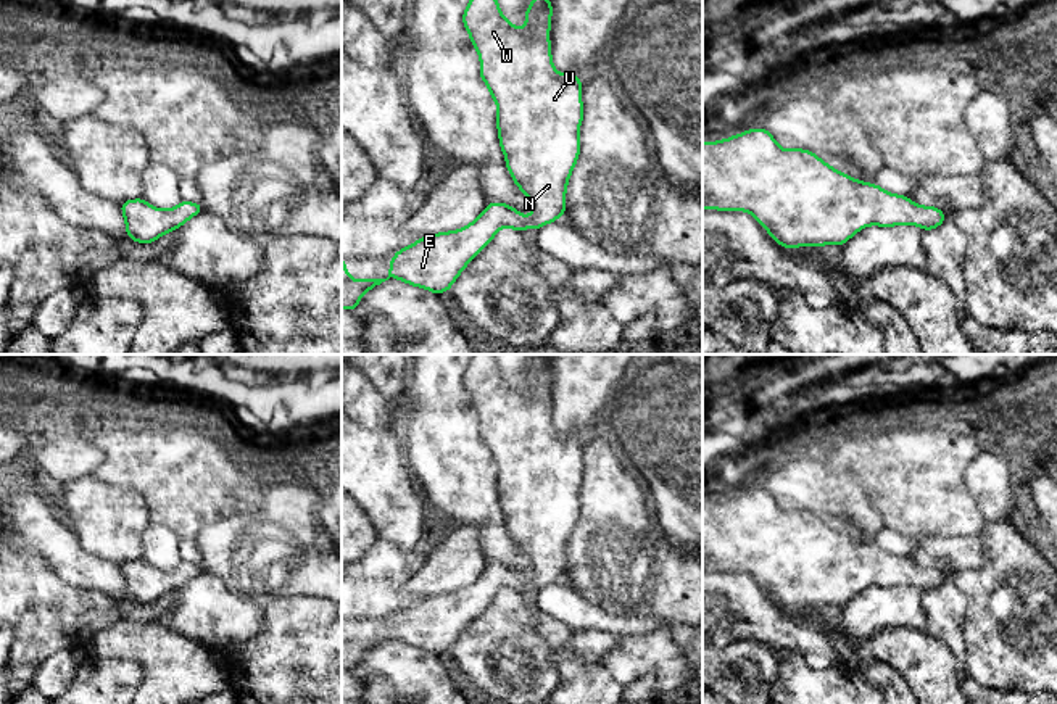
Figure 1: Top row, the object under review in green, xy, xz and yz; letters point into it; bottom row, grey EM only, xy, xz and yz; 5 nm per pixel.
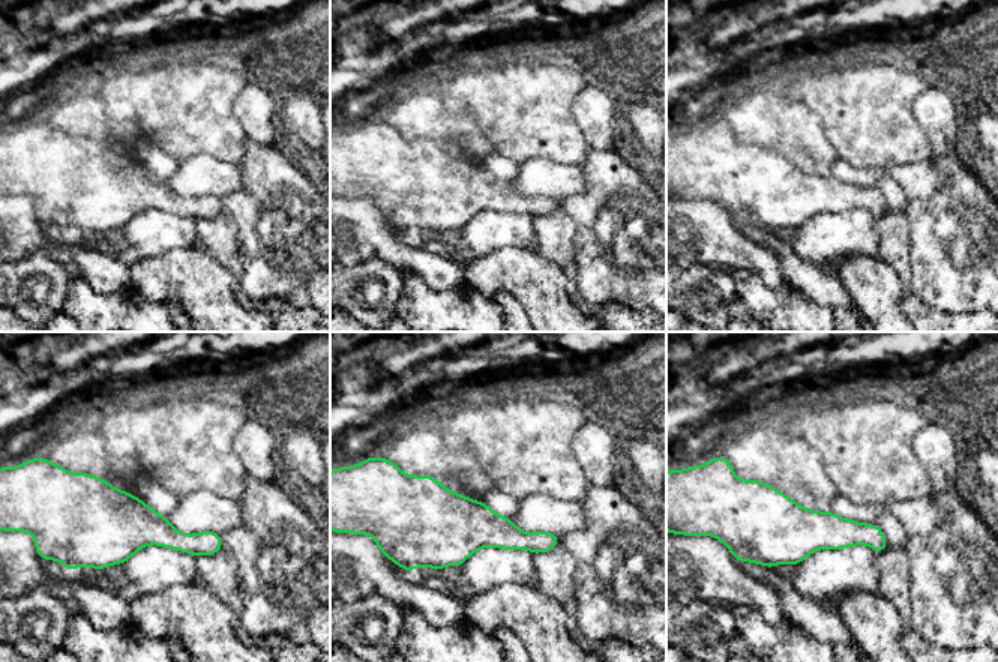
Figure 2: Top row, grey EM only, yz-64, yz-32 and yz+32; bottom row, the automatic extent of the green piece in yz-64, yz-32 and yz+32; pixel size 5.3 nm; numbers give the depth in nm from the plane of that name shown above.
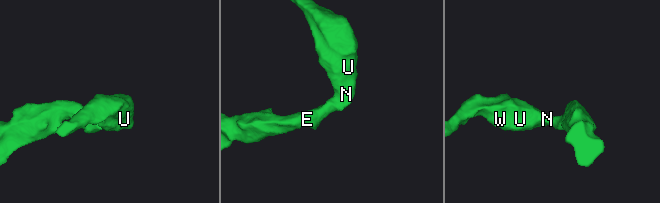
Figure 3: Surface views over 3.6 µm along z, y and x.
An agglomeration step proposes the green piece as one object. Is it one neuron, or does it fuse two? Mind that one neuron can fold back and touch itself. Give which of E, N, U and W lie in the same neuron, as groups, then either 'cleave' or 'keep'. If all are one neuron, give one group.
E N U W; keep

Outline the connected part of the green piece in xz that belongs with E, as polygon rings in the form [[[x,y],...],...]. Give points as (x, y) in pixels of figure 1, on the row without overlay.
[[[474,354],[469,366],[467,366],[467,369],[466,369],[466,372],[464,372],[464,375],[462,375],[464,388],[466,388],[467,395],[470,396],[472,406],[474,406],[474,409],[477,411],[477,414],[480,417],[480,432],[479,432],[480,438],[487,445],[490,454],[491,454],[491,458],[493,458],[493,461],[498,467],[496,487],[498,487],[499,506],[501,506],[501,511],[503,511],[504,519],[506,519],[506,528],[508,528],[511,538],[514,540],[516,546],[519,548],[519,551],[522,551],[528,557],[528,561],[533,567],[533,574],[530,577],[522,577],[517,570],[514,570],[512,567],[509,567],[506,564],[488,564],[487,569],[483,570],[483,574],[474,583],[467,585],[466,588],[458,590],[458,591],[451,591],[451,593],[440,593],[440,594],[427,596],[427,598],[419,599],[412,606],[409,606],[403,611],[398,611],[396,615],[388,622],[390,623],[390,633],[388,633],[387,640],[356,641],[356,640],[348,636],[346,622],[342,620],[342,670],[356,672],[361,657],[367,651],[380,646],[382,643],[388,641],[390,638],[395,638],[395,640],[403,641],[403,643],[406,643],[409,646],[414,646],[414,648],[422,648],[422,649],[425,649],[429,652],[433,652],[433,654],[438,654],[438,656],[443,654],[443,652],[448,652],[450,648],[454,644],[454,641],[462,633],[462,630],[479,615],[479,612],[482,609],[485,609],[493,601],[493,598],[496,596],[496,593],[501,588],[511,588],[517,593],[522,593],[527,588],[533,588],[533,590],[538,591],[541,586],[546,586],[546,585],[559,580],[566,574],[566,549],[567,549],[567,545],[569,545],[570,533],[574,532],[577,519],[580,516],[578,491],[580,491],[580,485],[582,485],[582,480],[583,480],[583,464],[580,461],[580,456],[583,453],[583,448],[582,448],[580,440],[578,440],[577,435],[561,435],[554,430],[554,425],[553,425],[553,420],[551,420],[551,406],[549,406],[551,374],[553,374],[551,362],[545,356],[535,358],[530,362],[530,366],[525,372],[525,390],[522,391],[522,390],[516,388],[514,385],[511,385],[504,379],[504,375],[499,371],[499,366],[496,362],[495,354]]]

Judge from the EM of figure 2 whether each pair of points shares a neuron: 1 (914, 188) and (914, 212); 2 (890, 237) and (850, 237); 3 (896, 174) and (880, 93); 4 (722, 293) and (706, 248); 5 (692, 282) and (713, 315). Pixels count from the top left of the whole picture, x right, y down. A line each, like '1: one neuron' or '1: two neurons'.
1: two neurons
2: two neurons
3: two neurons
4: two neurons
5: one neuron

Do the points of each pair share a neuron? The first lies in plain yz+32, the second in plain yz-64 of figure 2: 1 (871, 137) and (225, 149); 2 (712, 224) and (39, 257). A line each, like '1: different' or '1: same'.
1: same
2: different

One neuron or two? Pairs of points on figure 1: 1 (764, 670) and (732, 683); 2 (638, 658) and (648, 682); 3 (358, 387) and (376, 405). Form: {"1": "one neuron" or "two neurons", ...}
{"1": "one neuron", "2": "two neurons", "3": "one neuron"}

